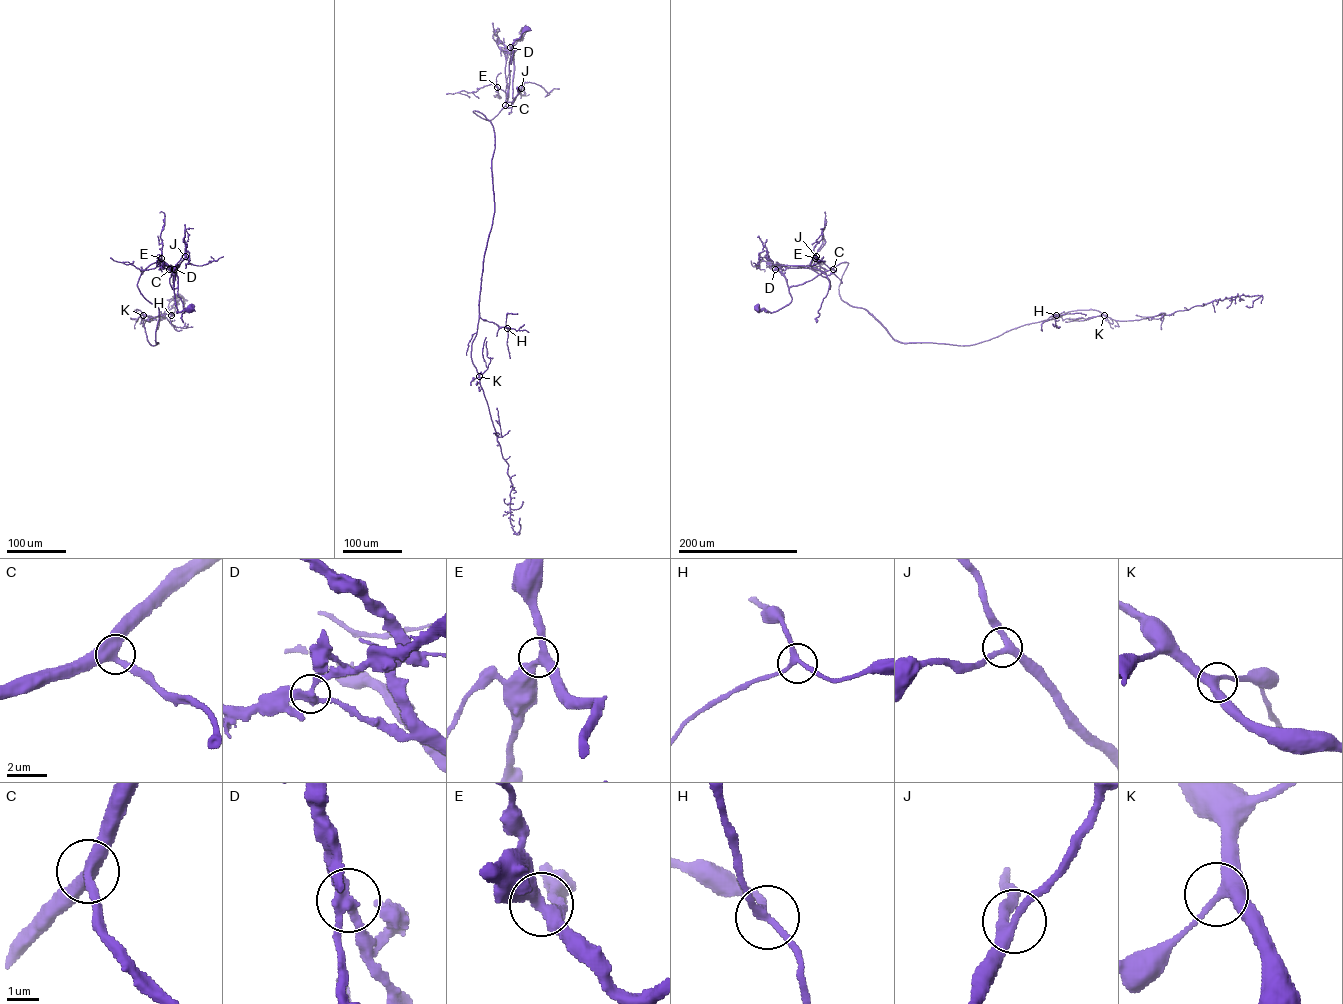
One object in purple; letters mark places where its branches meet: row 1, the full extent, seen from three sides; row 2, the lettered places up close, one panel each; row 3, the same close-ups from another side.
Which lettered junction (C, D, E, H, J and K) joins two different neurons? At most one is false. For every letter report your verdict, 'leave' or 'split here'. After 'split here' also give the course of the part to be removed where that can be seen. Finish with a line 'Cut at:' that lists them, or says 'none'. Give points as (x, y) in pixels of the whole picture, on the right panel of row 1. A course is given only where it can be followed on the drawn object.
C: leave
D: split here; foreign part runs (775, 269), (781, 265), (812, 266), (826, 275), (830, 289), (829, 280), (811, 269), (786, 267), (776, 261)
E: leave
H: leave
J: leave
K: leave
Cut at: D

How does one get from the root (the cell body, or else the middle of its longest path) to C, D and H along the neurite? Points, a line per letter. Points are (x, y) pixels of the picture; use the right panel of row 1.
C: (757, 309), (771, 312), (778, 310), (791, 302), (790, 287), (833, 269)
D: (757, 309), (775, 312), (791, 301), (785, 277), (775, 269)
H: (757, 309), (778, 310), (791, 302), (790, 287), (847, 262), (841, 298), (902, 342), (972, 345), (1056, 315)

